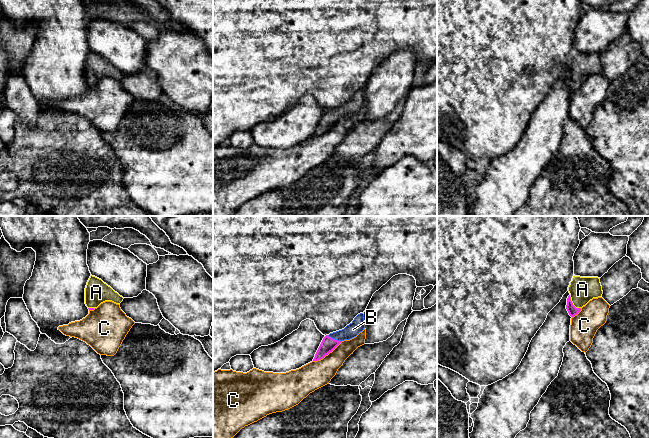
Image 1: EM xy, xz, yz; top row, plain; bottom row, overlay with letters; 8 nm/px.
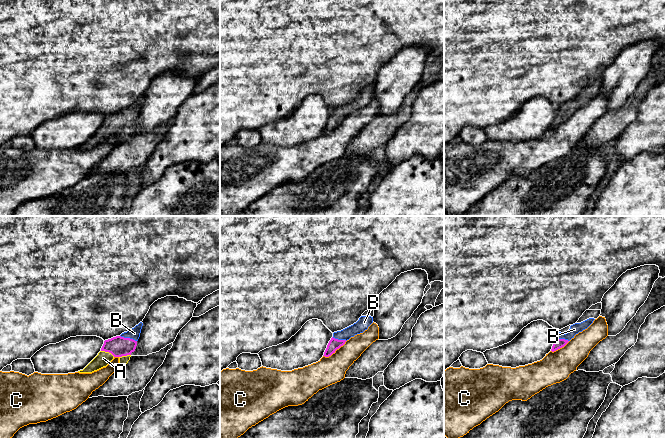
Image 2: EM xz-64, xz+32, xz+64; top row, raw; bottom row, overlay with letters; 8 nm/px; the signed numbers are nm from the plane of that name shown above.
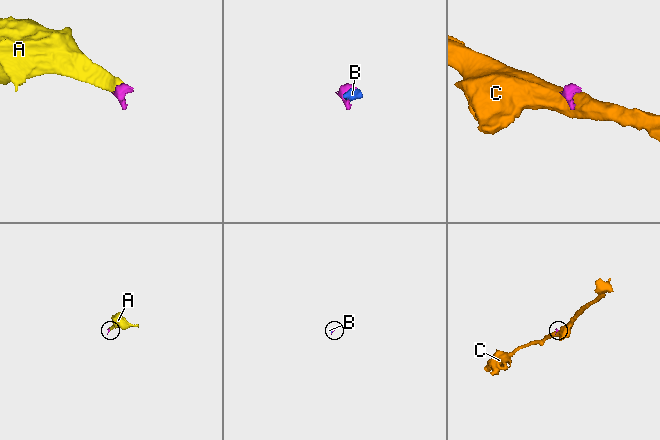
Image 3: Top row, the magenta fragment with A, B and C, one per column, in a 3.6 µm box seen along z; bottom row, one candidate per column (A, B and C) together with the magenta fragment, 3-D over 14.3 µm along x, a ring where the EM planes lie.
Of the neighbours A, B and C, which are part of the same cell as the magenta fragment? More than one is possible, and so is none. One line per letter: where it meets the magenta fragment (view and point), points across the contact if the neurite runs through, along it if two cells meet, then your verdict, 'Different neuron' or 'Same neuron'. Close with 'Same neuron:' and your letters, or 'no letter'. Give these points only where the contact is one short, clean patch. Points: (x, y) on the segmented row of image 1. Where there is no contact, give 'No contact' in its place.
A: Touches magenta at yz (572, 303). Path across: yz (572, 310), (572, 303), (580, 295), (582, 289). Same neuron
B: Touches magenta at xz (334, 339). Path across: xz (328, 344), (334, 339), (353, 329). Same neuron
C: Touches magenta at xz (327, 354). Different neuron
Same neuron: A, B

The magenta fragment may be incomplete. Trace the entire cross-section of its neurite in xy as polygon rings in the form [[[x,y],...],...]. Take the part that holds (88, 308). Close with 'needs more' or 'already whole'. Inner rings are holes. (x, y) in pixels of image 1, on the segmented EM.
[[[90,276],[85,288],[85,304],[89,310],[94,310],[105,301],[112,301],[120,305],[123,299],[101,279]]]; needs more

